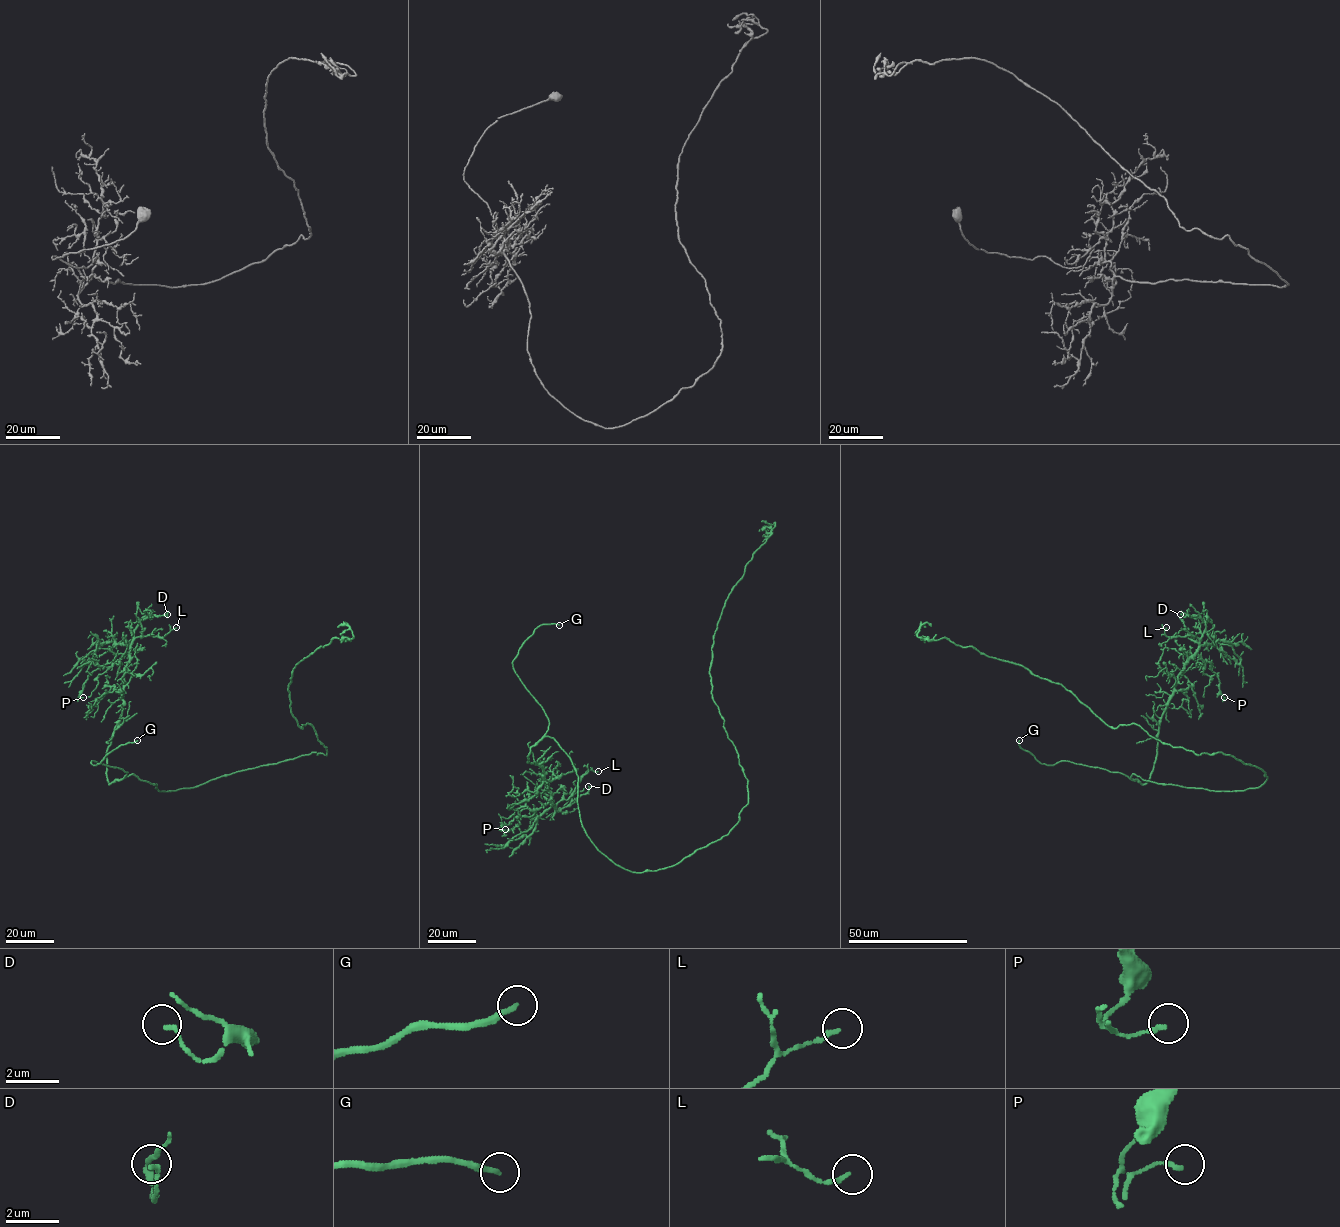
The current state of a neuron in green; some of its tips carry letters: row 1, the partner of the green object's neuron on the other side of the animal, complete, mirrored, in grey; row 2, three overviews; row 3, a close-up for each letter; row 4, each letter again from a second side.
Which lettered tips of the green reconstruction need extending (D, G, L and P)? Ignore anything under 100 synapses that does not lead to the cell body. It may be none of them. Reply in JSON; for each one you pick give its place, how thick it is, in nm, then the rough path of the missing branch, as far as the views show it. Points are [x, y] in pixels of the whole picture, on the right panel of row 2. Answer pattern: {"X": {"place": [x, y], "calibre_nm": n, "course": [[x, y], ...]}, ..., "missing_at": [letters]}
{"G": {"place": [1019, 740], "calibre_nm": 240}, "missing_at": ["G"]}

